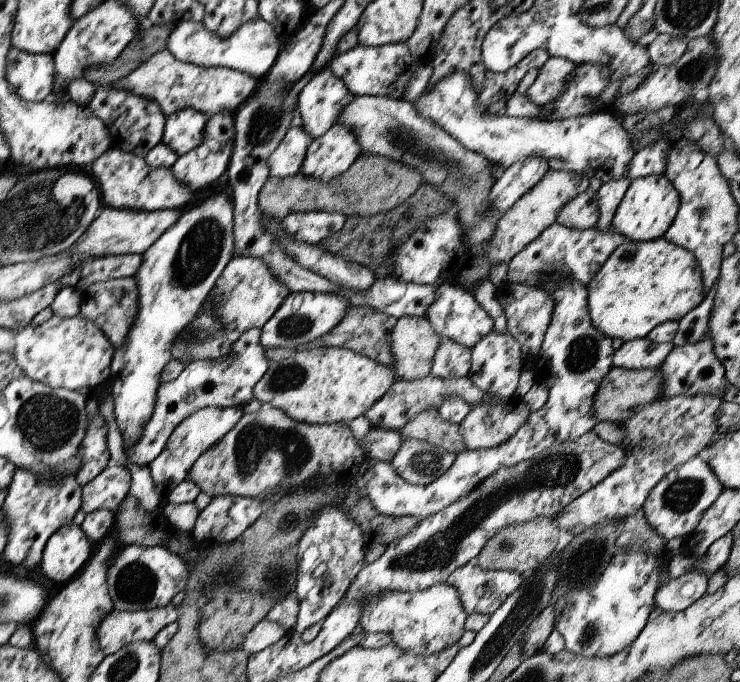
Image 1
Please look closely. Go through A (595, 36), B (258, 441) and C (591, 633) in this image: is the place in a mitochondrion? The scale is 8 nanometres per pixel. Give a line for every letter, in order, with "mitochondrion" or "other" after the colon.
A: other
B: mitochondrion
C: mitochondrion

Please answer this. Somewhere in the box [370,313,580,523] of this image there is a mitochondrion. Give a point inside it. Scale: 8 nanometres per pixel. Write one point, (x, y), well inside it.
(425, 464)

